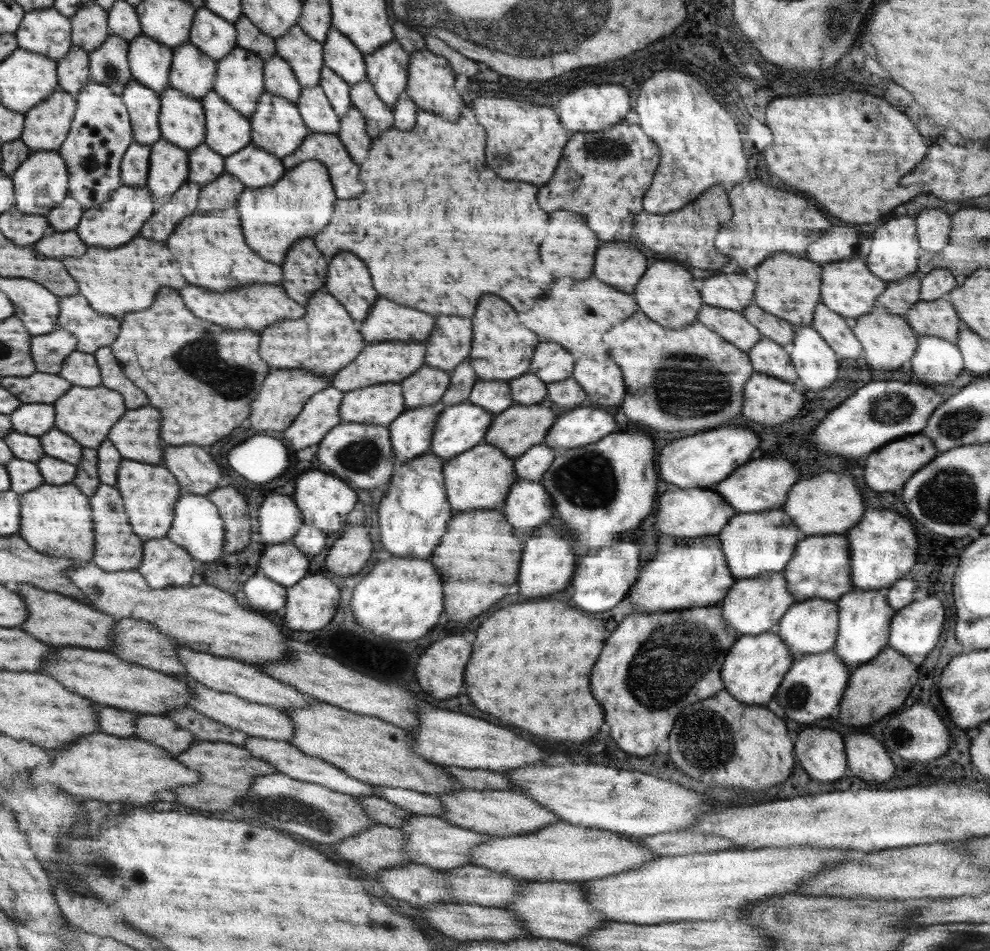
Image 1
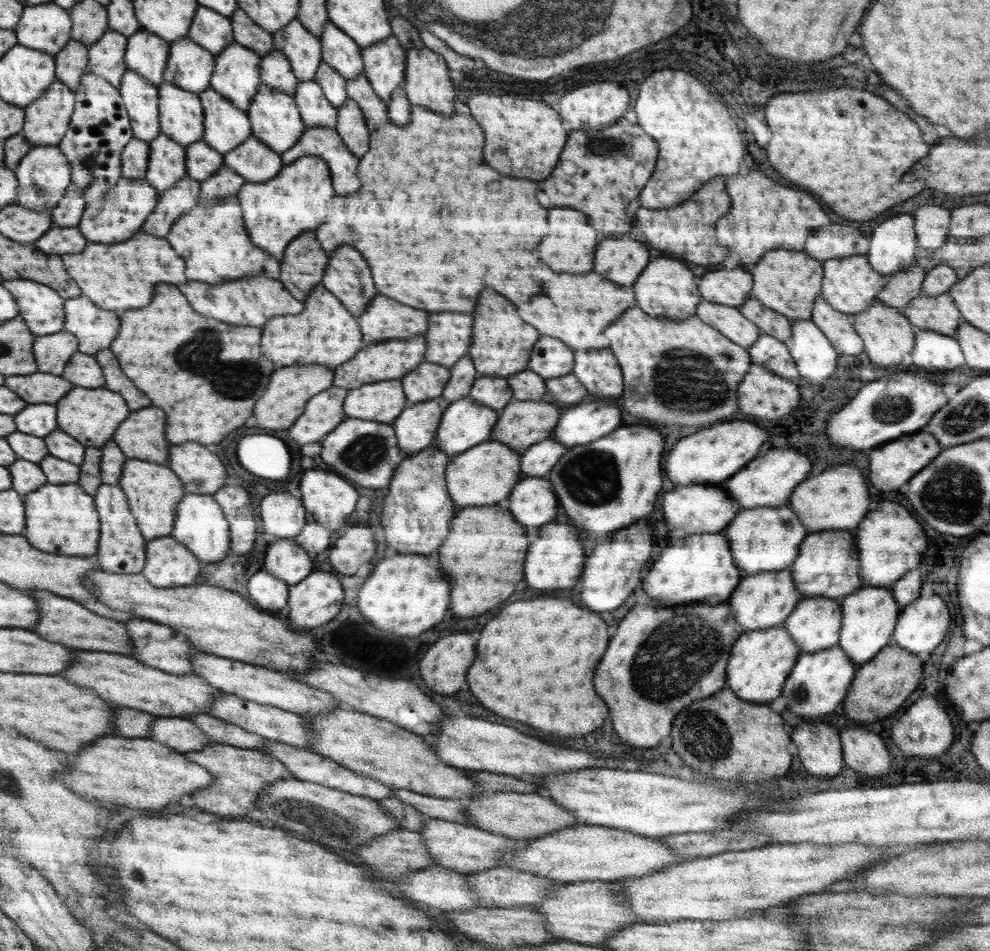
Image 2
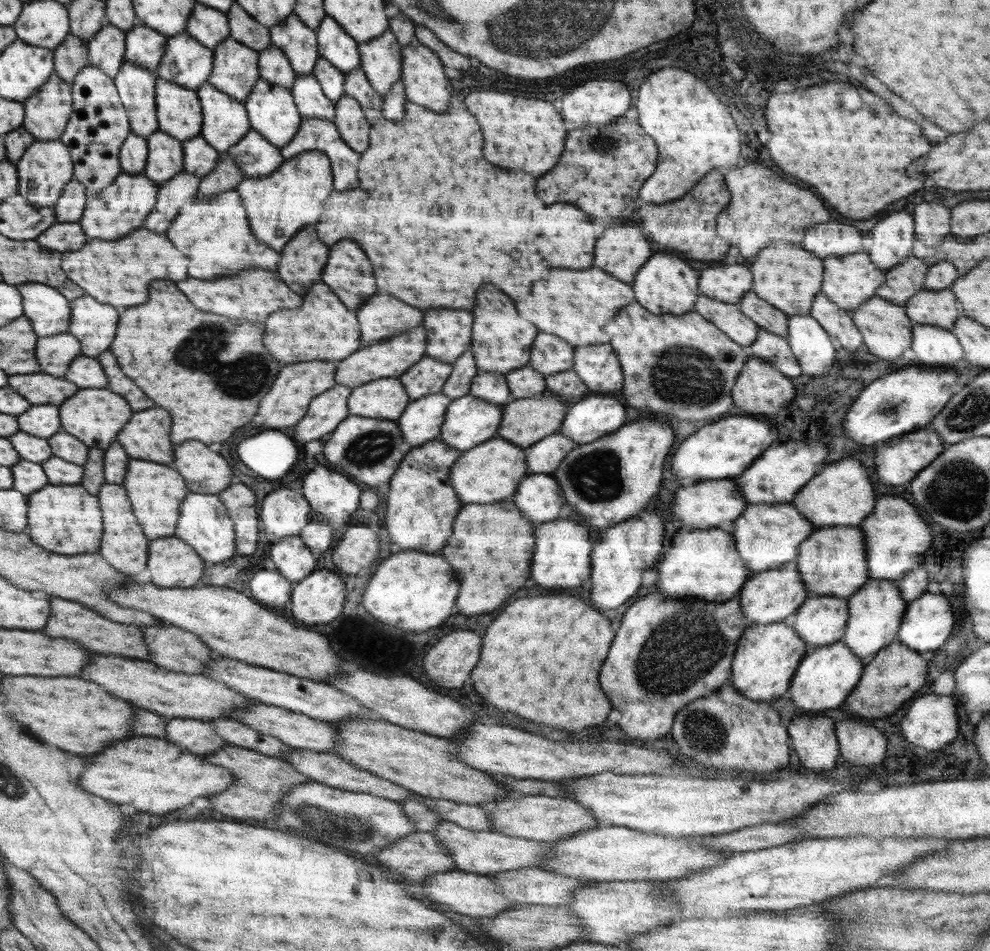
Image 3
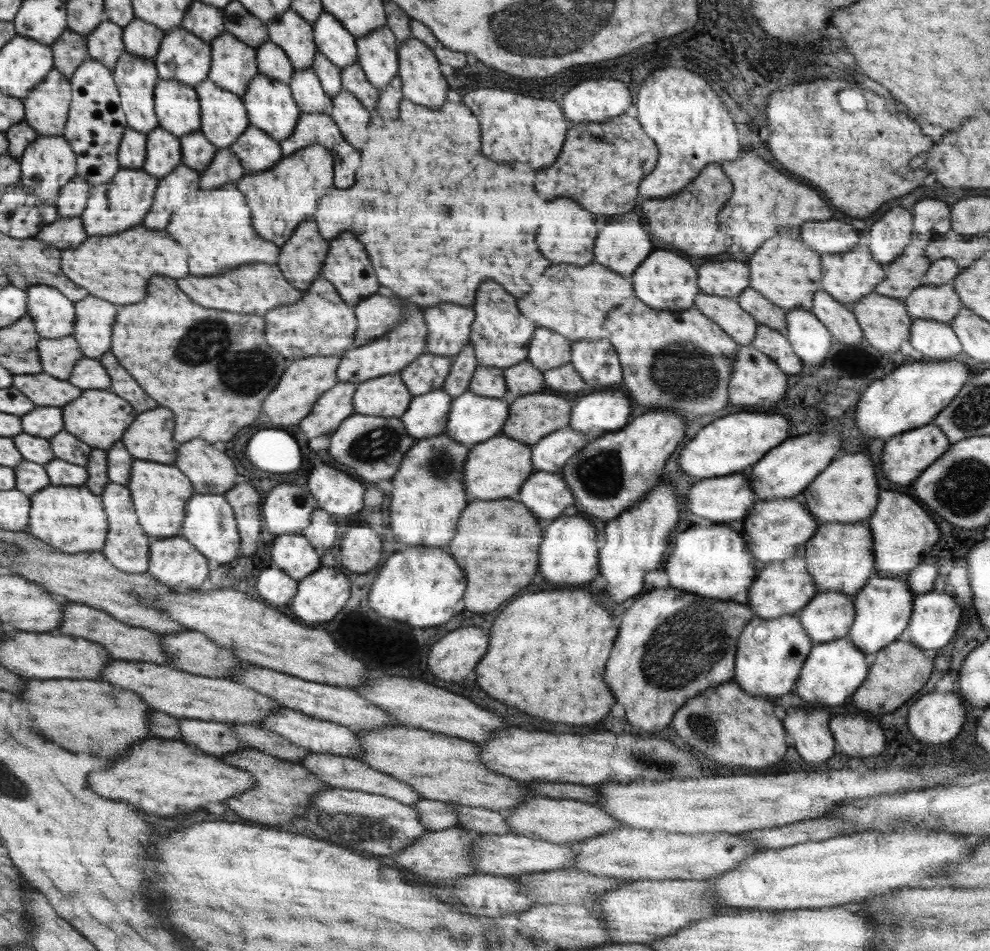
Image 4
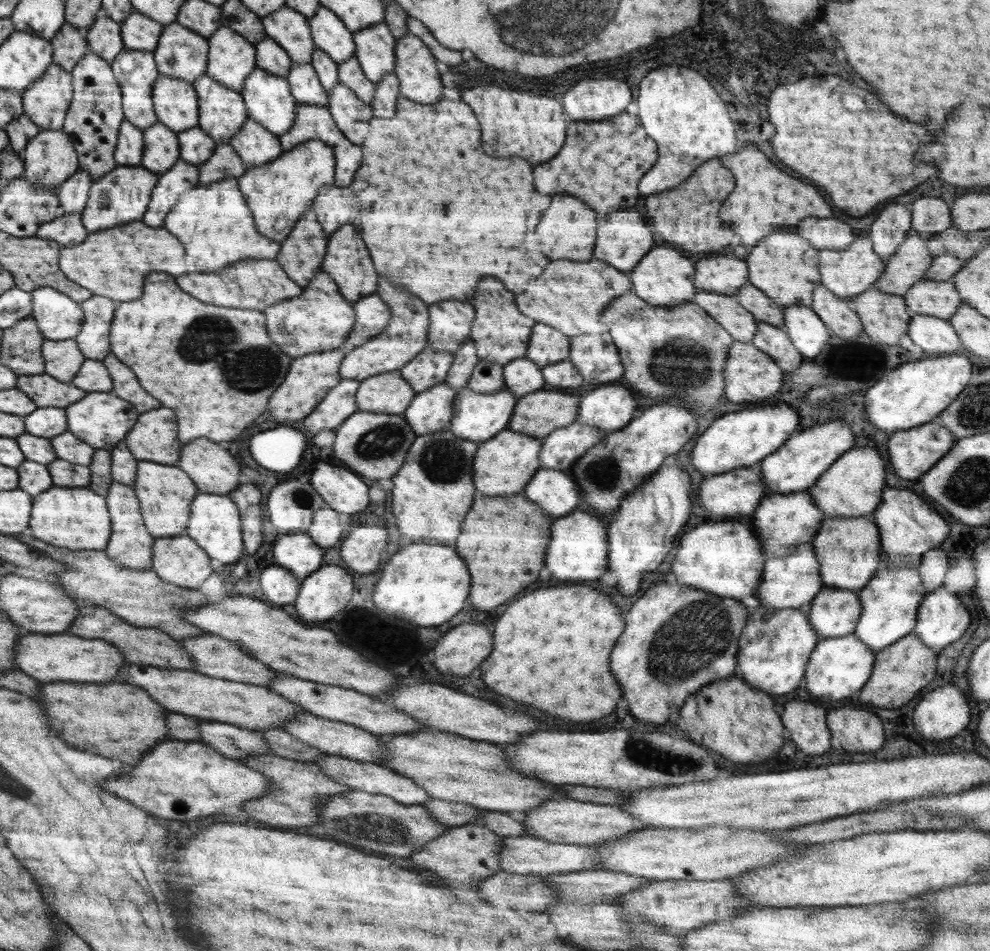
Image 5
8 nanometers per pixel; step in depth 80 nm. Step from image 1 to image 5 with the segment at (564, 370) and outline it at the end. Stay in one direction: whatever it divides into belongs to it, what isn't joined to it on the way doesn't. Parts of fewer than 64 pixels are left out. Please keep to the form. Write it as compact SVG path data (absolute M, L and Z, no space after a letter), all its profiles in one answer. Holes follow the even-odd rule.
M534 324L525 354L538 366L556 364L569 358L571 337L546 324Z

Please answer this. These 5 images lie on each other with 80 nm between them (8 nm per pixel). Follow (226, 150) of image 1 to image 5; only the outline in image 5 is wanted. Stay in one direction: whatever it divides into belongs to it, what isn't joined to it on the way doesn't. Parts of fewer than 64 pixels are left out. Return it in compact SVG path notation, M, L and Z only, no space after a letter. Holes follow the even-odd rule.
M204 74L193 82L200 98L200 122L197 124L217 145L229 140L246 122L246 107L240 92L220 84Z

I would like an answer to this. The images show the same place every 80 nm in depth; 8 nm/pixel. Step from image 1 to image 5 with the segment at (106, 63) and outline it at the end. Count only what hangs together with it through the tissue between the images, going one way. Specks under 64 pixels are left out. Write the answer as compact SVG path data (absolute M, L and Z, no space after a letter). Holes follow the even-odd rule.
M104 14L99 15L83 35L89 48L88 52L98 54L102 60L108 61L111 65L125 50L120 22Z

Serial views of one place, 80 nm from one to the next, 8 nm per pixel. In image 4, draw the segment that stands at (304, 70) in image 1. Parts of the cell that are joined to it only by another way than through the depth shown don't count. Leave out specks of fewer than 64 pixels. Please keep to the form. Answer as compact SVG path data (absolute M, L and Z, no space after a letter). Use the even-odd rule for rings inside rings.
M290 8L265 25L269 42L285 50L296 70L312 66L318 50L314 43L313 26L307 20Z

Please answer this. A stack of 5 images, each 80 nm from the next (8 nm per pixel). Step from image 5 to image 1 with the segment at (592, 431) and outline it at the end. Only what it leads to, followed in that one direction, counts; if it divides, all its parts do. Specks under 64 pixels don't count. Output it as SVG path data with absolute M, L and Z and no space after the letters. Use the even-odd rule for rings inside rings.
M544 442L530 447L515 459L517 481L540 481L558 455L557 451Z

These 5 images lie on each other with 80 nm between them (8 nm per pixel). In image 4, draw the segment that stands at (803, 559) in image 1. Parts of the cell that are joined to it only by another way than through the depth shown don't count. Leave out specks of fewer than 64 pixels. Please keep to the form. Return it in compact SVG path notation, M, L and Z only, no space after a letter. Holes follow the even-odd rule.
M866 522L819 523L814 536L801 547L808 574L818 592L838 591L855 596L875 573L872 536Z

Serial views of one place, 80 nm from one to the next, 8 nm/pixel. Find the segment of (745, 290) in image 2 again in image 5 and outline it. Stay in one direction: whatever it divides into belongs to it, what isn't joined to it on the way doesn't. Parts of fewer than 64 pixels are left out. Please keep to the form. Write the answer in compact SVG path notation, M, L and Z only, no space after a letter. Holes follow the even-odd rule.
M716 256L695 263L694 286L698 291L712 291L734 295L748 280L748 268L744 260Z

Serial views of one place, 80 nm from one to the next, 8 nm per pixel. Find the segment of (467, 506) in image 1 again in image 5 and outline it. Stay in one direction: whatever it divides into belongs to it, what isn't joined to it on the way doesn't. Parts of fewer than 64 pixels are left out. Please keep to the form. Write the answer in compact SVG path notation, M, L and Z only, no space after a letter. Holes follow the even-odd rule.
M510 428L498 432L492 438L479 443L474 457L474 484L483 495L502 496L522 492L526 482L541 468L539 459L543 442L541 439L514 432Z

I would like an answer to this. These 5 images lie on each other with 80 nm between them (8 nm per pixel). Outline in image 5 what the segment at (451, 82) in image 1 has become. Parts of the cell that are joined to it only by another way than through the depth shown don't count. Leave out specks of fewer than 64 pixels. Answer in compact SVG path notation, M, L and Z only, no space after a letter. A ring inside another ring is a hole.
M404 35L397 44L397 67L393 73L399 80L401 97L432 104L442 98L441 73L430 48L420 37Z

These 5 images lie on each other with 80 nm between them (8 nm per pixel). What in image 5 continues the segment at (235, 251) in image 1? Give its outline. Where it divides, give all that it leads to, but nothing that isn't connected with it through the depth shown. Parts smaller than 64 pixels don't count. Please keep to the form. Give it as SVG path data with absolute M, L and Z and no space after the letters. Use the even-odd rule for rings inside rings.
M225 178L207 185L198 184L192 190L186 190L178 204L168 212L164 228L170 228L174 236L182 236L182 240L186 240L186 248L190 248L190 252L186 252L186 264L190 264L190 272L216 272L244 258L276 260L281 252L280 242L258 234L252 212L237 185L237 178Z

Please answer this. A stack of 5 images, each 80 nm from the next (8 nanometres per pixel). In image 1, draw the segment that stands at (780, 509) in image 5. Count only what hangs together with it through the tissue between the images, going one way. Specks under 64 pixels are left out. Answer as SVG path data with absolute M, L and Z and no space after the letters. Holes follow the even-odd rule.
M779 509L762 512L737 513L719 532L730 576L735 581L760 577L766 573L778 573L794 556L794 548L801 540L800 530L790 520L788 513Z

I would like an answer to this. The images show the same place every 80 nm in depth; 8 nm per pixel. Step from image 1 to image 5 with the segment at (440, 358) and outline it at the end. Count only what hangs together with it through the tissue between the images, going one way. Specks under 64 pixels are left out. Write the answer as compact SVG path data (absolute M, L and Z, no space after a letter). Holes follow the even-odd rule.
M444 300L442 304L434 304L434 312L430 312L430 348L454 354L470 340L474 319L474 308L470 304L458 300Z

